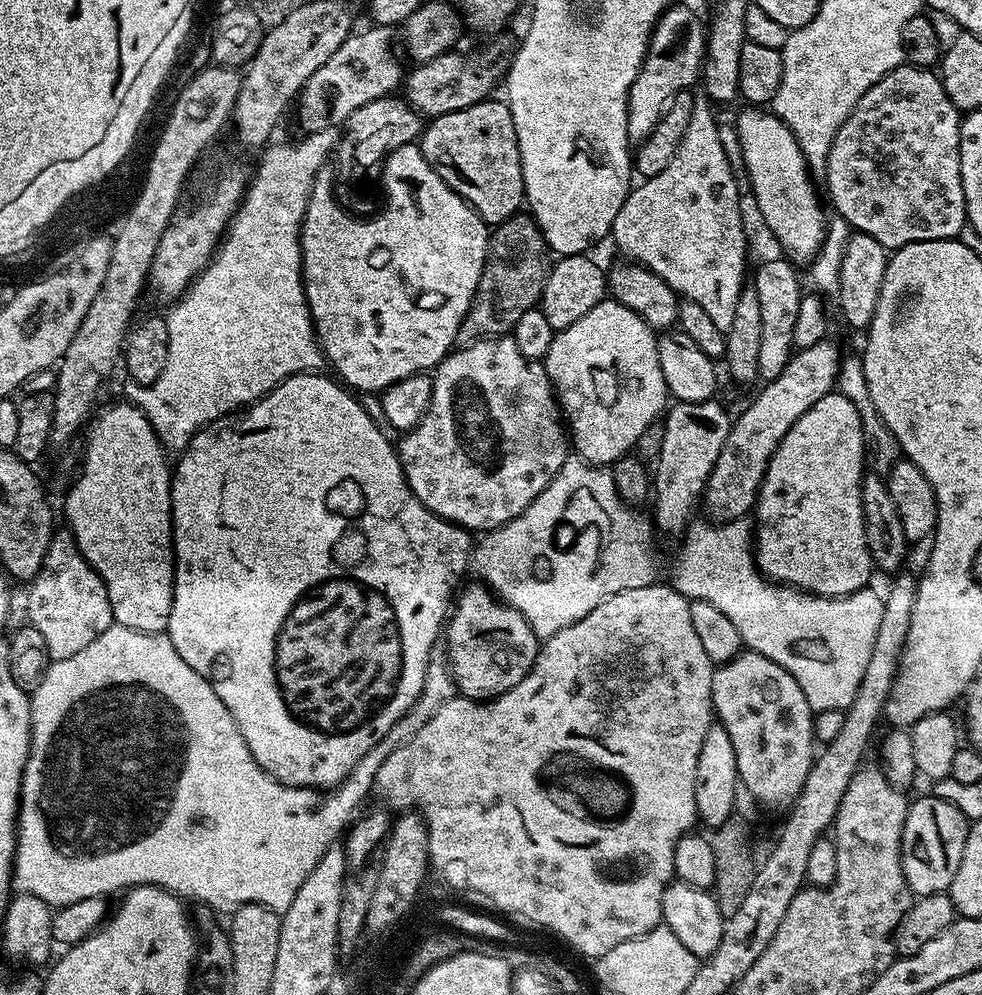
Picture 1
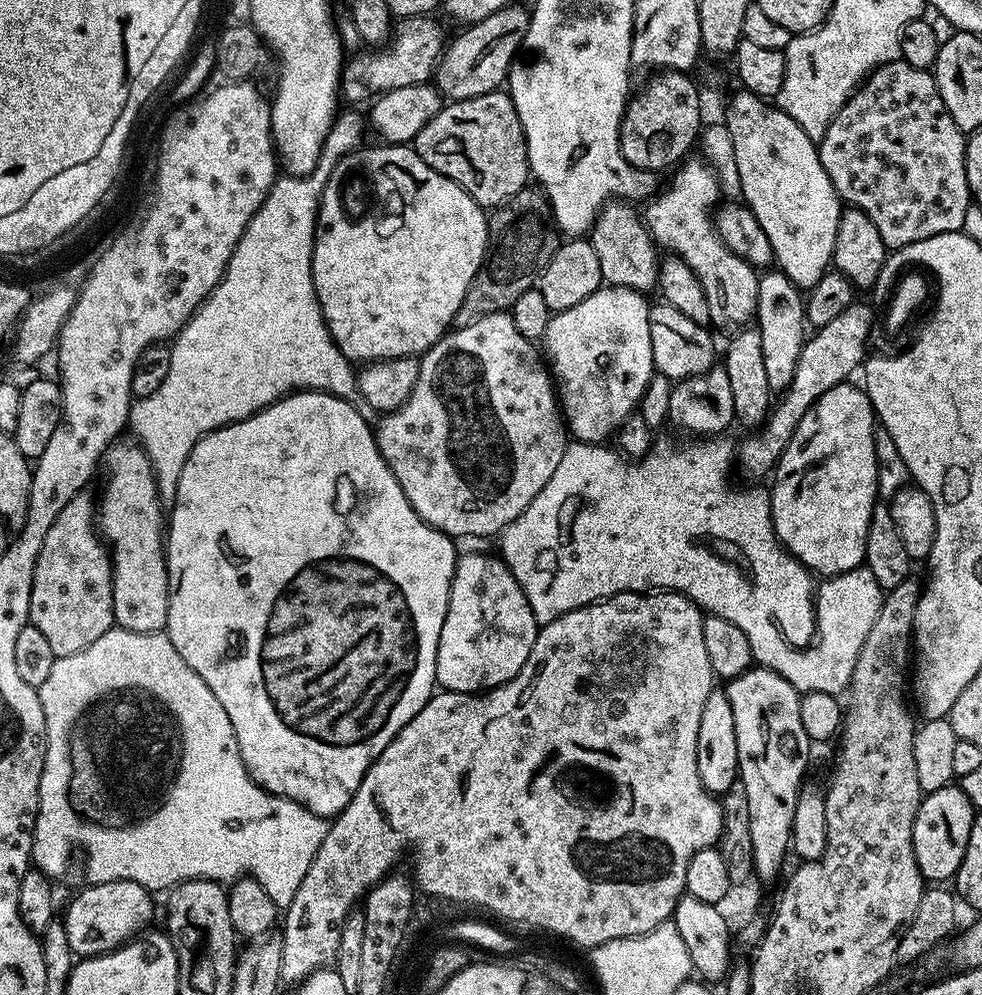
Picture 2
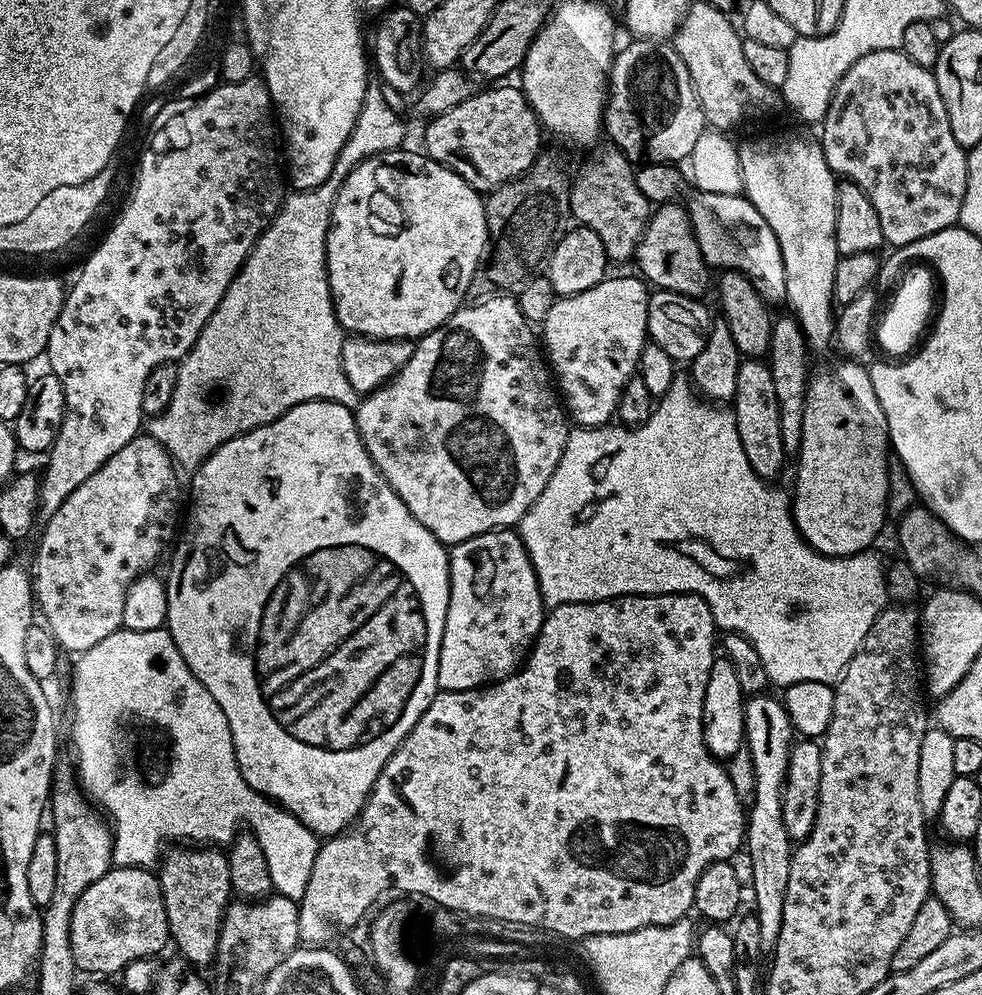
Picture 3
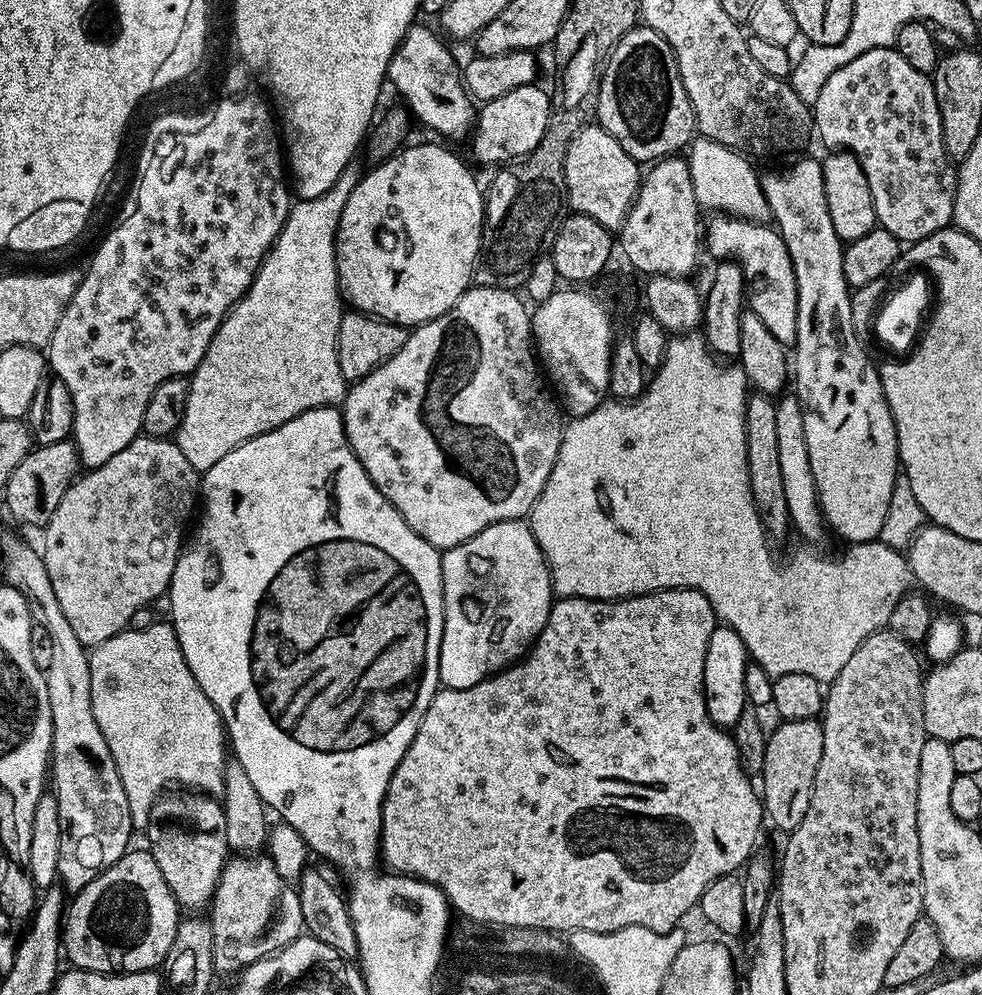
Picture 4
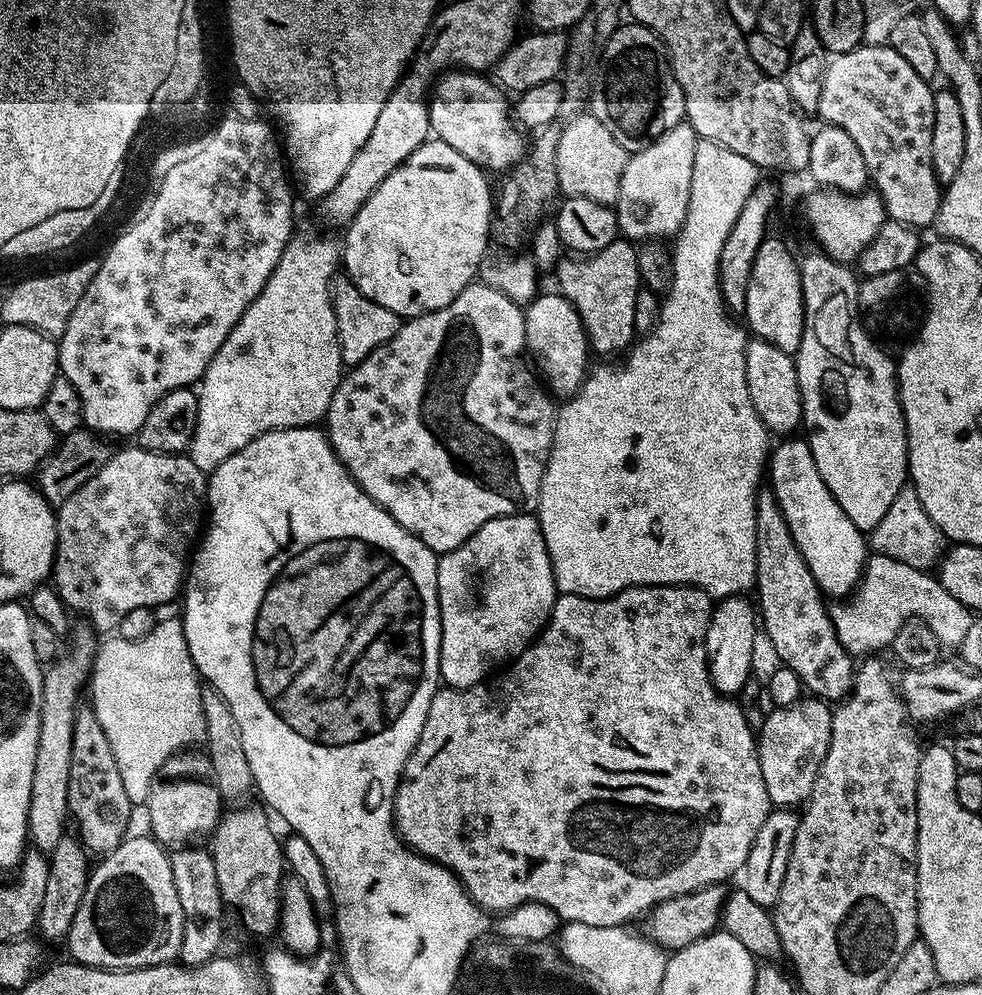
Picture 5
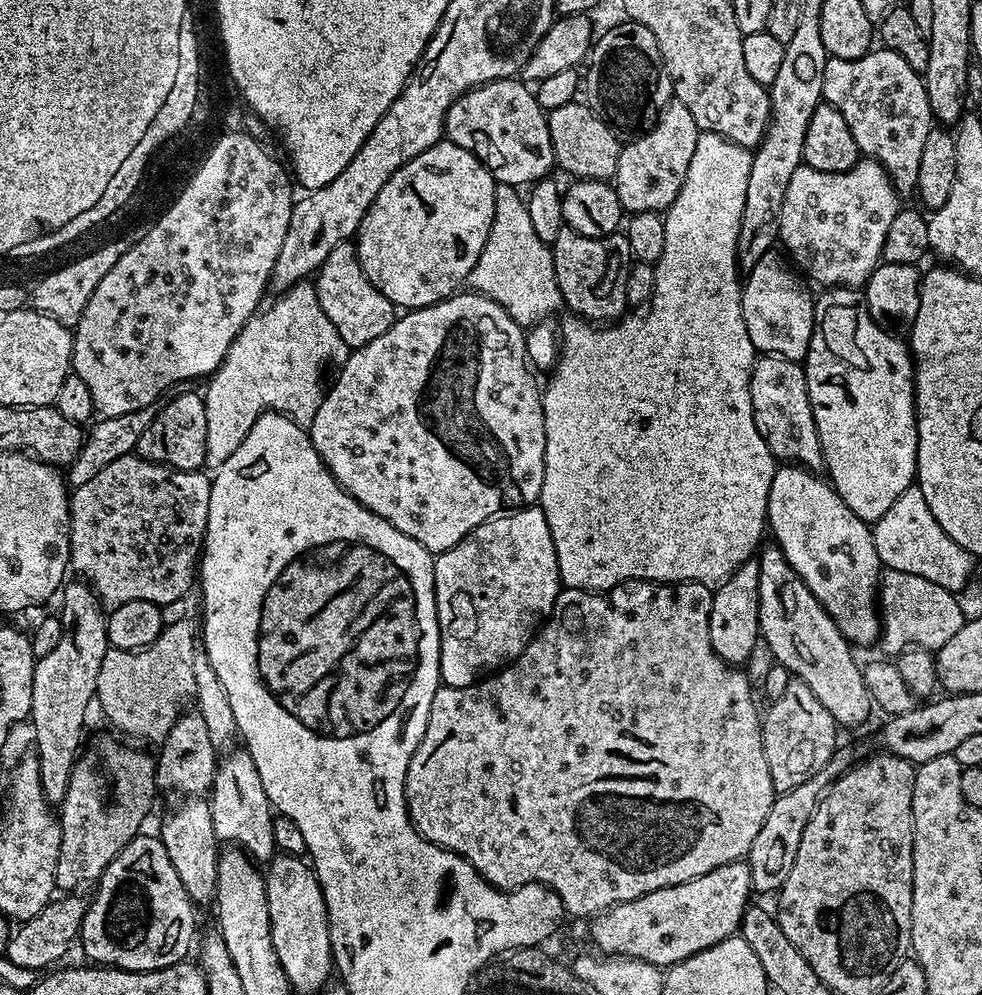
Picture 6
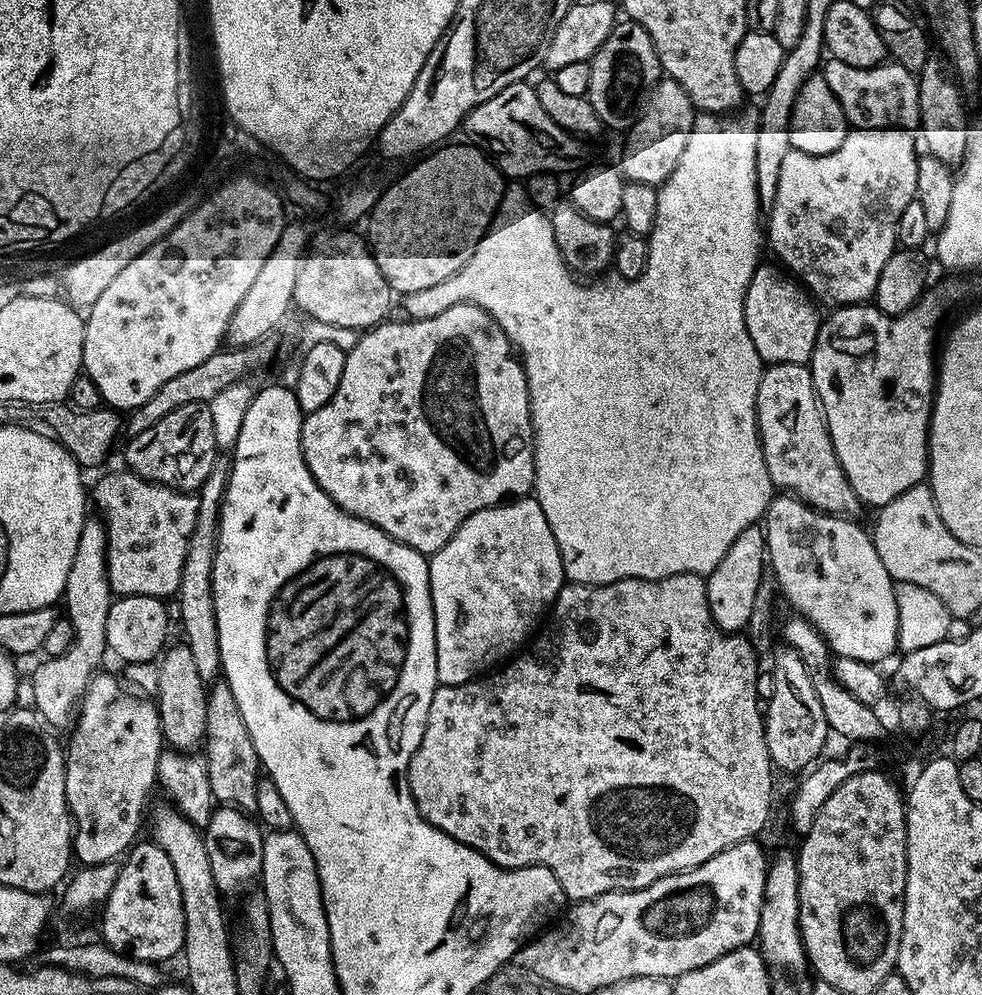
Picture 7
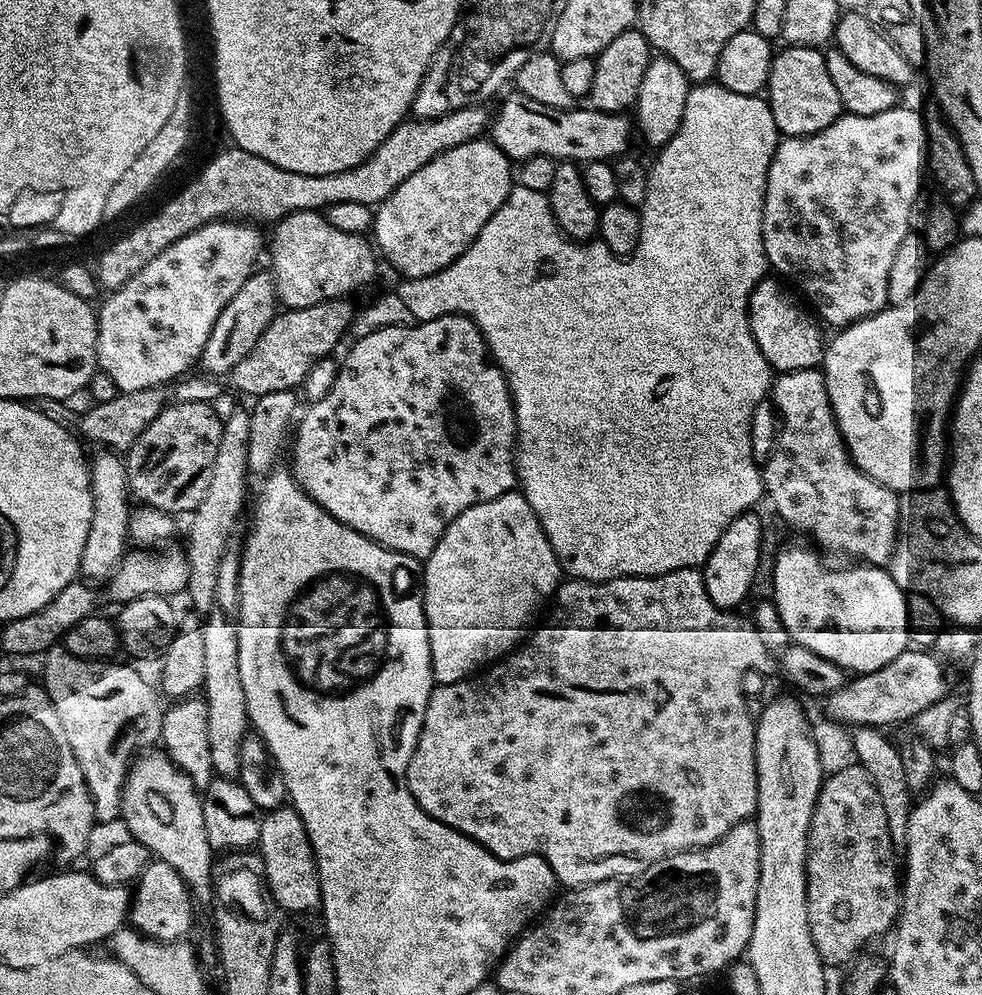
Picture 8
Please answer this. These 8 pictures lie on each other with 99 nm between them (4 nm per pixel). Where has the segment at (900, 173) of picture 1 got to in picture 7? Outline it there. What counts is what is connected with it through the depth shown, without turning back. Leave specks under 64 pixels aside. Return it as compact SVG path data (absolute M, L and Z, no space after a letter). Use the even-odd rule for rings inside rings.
M825 59L822 75L826 86L834 90L838 106L853 129L903 128L912 130L920 123L918 110L918 76L895 62L876 64L873 68L850 66L841 60Z

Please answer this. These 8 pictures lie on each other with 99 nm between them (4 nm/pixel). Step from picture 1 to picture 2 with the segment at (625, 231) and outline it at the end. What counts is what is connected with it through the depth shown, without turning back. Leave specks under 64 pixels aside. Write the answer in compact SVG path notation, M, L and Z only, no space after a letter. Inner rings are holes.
M685 159L671 173L672 181L665 192L663 189L643 205L642 219L657 245L681 256L700 279L706 302L710 302L712 324L736 330L756 315L760 276L755 267L732 252L720 237L713 216L722 200L720 180L707 160L692 159Z

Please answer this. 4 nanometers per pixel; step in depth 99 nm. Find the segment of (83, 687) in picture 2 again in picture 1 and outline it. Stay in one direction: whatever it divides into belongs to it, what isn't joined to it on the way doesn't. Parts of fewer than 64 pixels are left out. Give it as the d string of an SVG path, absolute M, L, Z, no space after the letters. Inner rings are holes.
M113 623L112 627L107 628L101 636L94 638L94 642L86 646L86 650L81 650L79 654L74 654L70 658L51 661L44 679L31 693L32 745L26 762L24 781L20 783L16 862L12 865L12 879L15 887L20 892L29 892L42 898L42 902L51 904L53 909L57 909L70 906L74 902L82 902L82 898L99 896L108 898L111 897L111 892L119 893L121 890L137 888L143 884L154 884L158 888L165 888L167 892L175 892L177 896L187 898L189 901L197 900L200 906L207 906L216 914L219 912L231 914L243 904L257 903L261 899L260 888L294 890L302 886L302 882L306 882L310 870L314 870L322 854L326 854L326 850L333 847L341 839L345 829L353 823L357 815L356 807L367 798L368 792L370 796L373 791L382 762L386 762L386 758L395 748L414 738L414 734L418 734L418 730L422 730L422 726L426 726L426 722L430 722L430 718L434 718L434 714L438 714L438 710L442 710L442 706L446 706L446 702L450 702L457 694L449 661L443 655L433 655L428 662L422 690L410 706L410 710L406 710L406 714L402 714L402 718L394 722L392 729L360 759L358 766L348 775L347 780L336 785L334 790L287 788L284 784L279 784L269 772L262 770L262 766L250 754L222 698L214 694L212 684L205 676L186 666L182 654L174 650L167 634L135 632L126 626Z

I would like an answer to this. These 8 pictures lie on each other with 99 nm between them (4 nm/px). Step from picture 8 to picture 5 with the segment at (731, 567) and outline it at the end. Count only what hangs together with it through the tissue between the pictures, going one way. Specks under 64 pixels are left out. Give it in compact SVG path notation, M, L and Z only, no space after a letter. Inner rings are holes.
M747 595L728 596L712 609L712 617L706 630L706 654L708 677L721 696L735 697L753 675L752 659L756 656L756 632L758 636L758 612Z

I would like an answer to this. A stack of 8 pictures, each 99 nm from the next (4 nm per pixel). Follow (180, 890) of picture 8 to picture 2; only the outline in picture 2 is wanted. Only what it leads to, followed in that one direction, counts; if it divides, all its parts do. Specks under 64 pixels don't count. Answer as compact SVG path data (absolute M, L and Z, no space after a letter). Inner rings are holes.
M119 880L84 886L69 902L68 909L62 912L70 950L77 957L87 958L121 948L129 940L139 937L151 925L148 923L152 920L152 900L153 893L138 886L138 882Z

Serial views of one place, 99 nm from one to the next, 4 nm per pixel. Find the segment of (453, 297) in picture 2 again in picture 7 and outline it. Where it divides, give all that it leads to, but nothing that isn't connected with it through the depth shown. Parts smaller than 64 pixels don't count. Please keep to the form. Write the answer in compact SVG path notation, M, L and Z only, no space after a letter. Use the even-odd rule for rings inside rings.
M467 142L448 147L437 147L397 184L390 185L385 192L381 191L370 213L372 225L366 236L370 241L372 257L378 262L378 270L382 270L382 278L386 278L393 293L426 290L429 286L438 286L438 282L446 282L446 278L450 278L450 274L458 271L470 254L474 254L474 246L478 246L491 225L492 217L496 215L496 209L500 207L506 187L500 169L481 149Z

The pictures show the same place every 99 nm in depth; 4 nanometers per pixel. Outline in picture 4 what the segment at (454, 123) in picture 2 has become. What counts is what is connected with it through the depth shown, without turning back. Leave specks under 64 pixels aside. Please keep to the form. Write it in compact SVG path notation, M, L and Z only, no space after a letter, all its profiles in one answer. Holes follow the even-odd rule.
M539 83L518 86L518 90L506 90L502 98L494 98L481 105L477 113L477 121L472 132L472 156L480 164L496 164L503 166L514 160L521 160L523 156L528 156L542 142L542 134L546 134L546 126L550 122L550 114L554 107L553 97L548 97L548 92L540 88Z

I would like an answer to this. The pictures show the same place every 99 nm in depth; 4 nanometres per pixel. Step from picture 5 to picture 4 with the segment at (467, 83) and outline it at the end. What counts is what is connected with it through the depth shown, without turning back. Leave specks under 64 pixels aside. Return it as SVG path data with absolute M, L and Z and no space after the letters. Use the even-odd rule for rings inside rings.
M413 22L409 26L402 42L394 50L388 67L387 83L400 91L407 111L415 119L417 116L430 131L449 136L452 140L459 136L467 137L477 121L478 108L464 87L461 65L456 65L451 50L426 25L420 23Z

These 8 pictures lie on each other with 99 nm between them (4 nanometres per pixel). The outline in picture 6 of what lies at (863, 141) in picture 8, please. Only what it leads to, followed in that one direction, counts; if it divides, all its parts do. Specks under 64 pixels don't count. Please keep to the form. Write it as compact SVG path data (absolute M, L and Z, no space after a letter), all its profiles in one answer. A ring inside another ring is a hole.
M861 158L856 165L845 172L823 172L807 166L794 170L790 186L786 186L786 198L782 202L779 243L783 251L797 264L805 277L809 276L816 284L824 284L825 289L863 289L877 264L882 260L882 246L886 242L886 230L894 222L894 214L902 207L901 197L888 177L888 171L877 160Z

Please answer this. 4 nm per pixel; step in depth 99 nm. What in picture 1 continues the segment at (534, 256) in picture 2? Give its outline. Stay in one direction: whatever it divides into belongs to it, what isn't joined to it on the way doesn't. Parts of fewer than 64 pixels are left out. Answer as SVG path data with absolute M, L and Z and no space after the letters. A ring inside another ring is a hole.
M517 214L495 225L488 237L488 253L484 259L482 278L456 335L456 344L463 346L472 344L475 340L511 333L518 318L522 318L526 310L537 307L540 303L550 267L549 252L540 227L527 215Z

